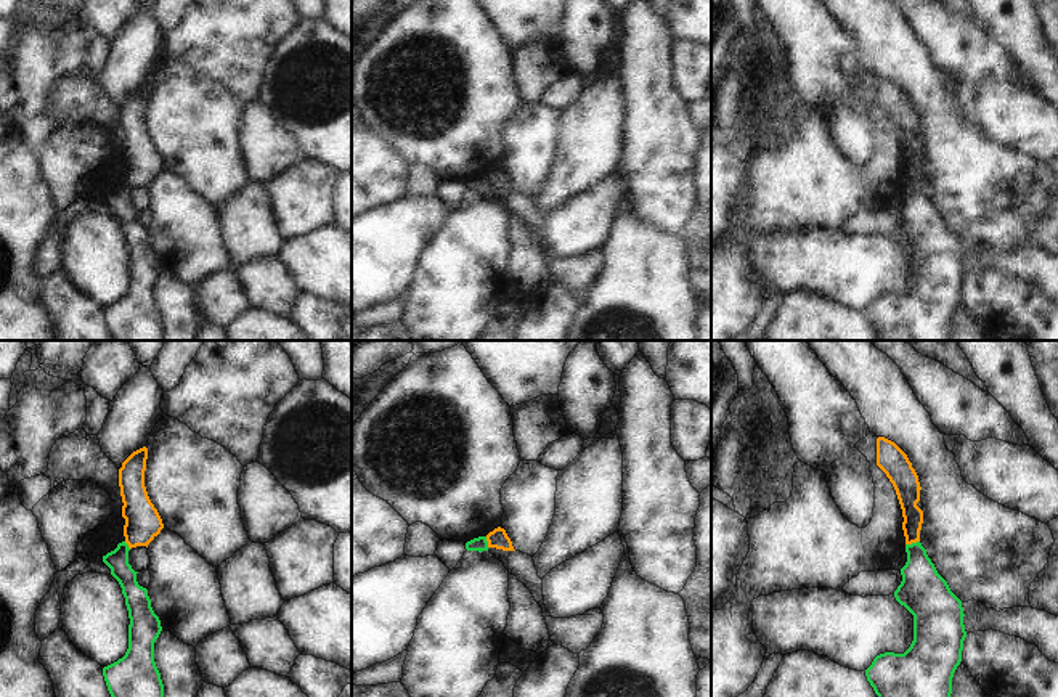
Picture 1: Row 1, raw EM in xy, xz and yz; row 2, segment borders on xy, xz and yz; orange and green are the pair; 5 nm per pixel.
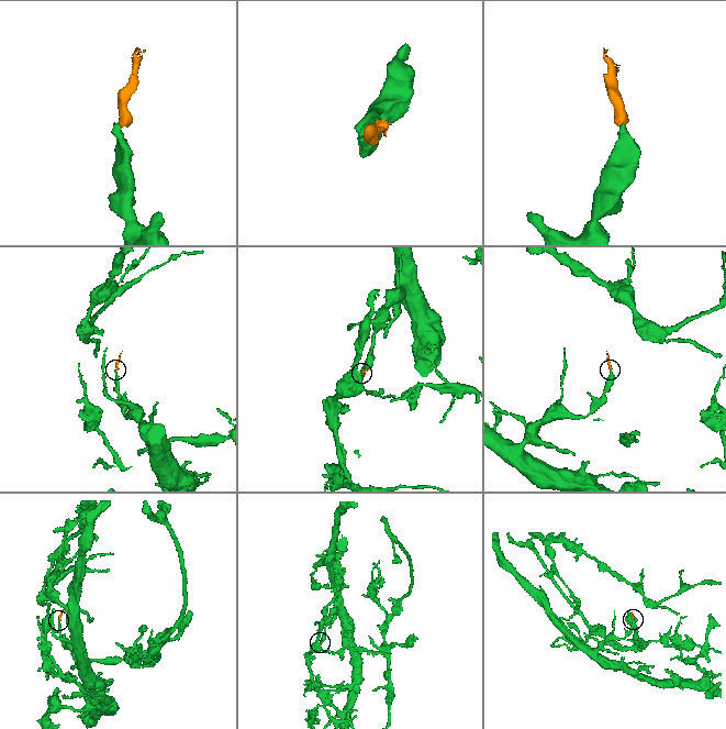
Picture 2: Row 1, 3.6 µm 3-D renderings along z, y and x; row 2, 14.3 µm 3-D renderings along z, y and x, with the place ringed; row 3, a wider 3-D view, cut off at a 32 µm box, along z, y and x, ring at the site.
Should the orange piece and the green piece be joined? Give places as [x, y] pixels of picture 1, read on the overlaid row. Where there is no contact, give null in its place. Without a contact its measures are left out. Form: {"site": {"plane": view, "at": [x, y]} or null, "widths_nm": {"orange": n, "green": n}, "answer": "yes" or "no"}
{"site": {"plane": "yz", "at": [912, 542]}, "widths_nm": {"orange": 120, "green": 220}, "answer": "no"}

